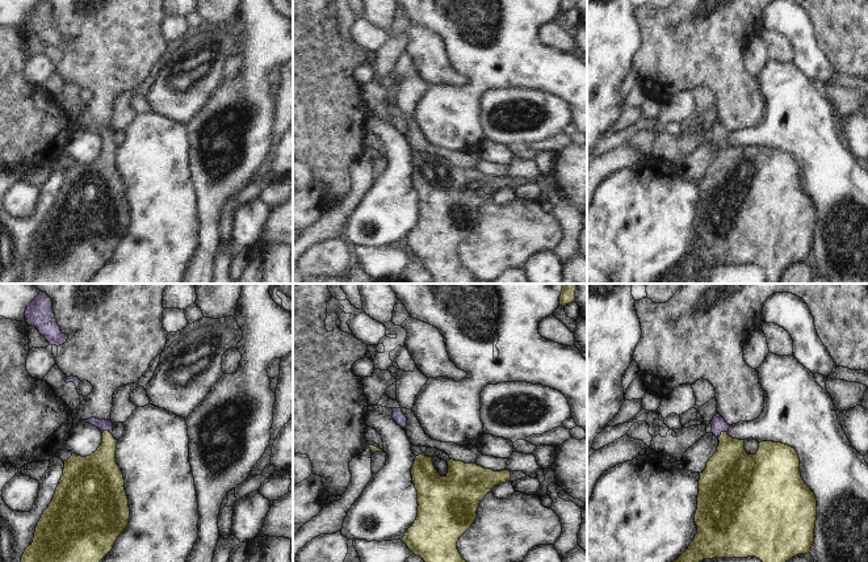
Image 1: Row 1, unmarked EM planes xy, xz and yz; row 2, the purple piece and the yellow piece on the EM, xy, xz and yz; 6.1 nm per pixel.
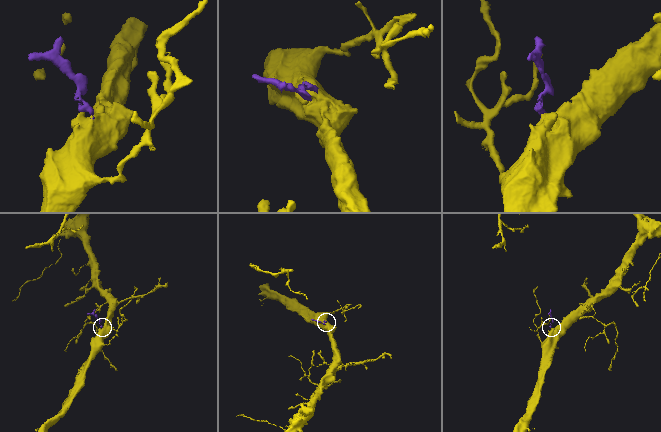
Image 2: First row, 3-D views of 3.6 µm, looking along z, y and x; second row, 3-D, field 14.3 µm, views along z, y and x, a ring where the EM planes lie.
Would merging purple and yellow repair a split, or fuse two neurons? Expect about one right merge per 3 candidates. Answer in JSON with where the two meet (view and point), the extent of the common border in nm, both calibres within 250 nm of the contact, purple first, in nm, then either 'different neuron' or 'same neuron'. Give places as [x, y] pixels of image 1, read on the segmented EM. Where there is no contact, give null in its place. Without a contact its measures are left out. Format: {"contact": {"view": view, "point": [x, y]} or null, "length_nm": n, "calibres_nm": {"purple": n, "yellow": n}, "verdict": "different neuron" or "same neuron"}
{"contact": {"view": "yz", "point": [720, 433]}, "length_nm": 70, "calibres_nm": {"purple": 90, "yellow": 320}, "verdict": "same neuron"}

